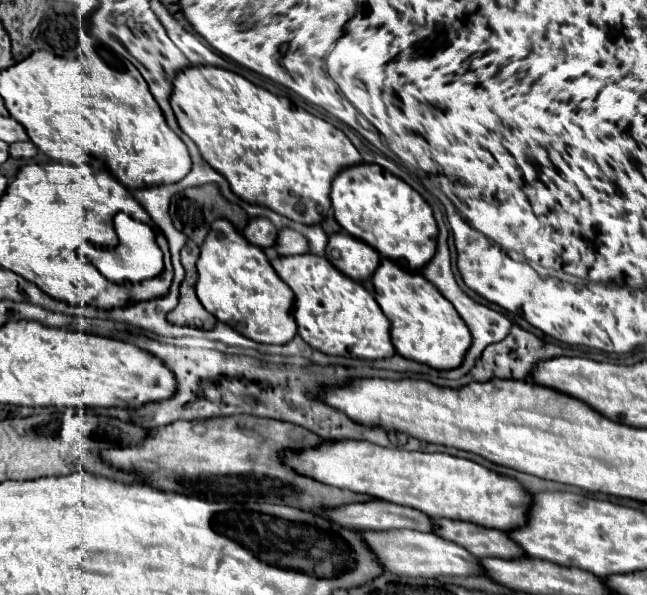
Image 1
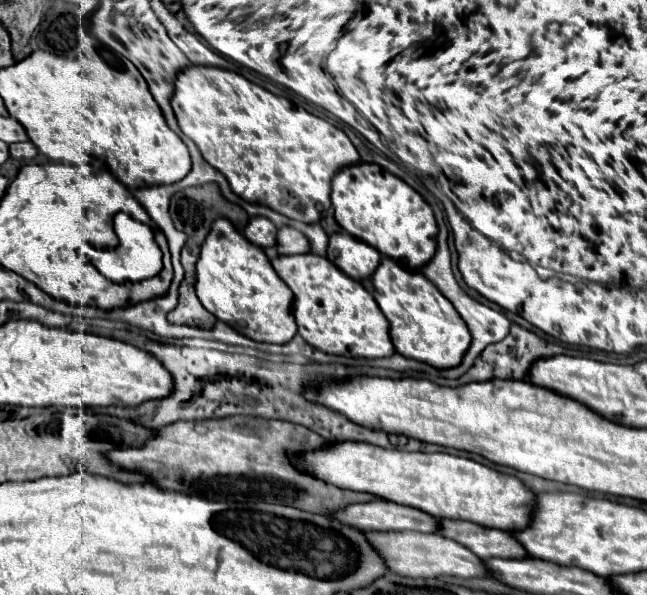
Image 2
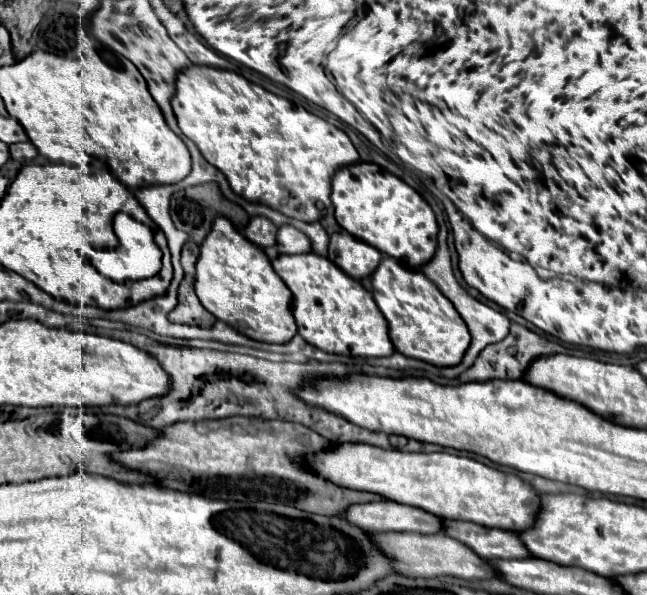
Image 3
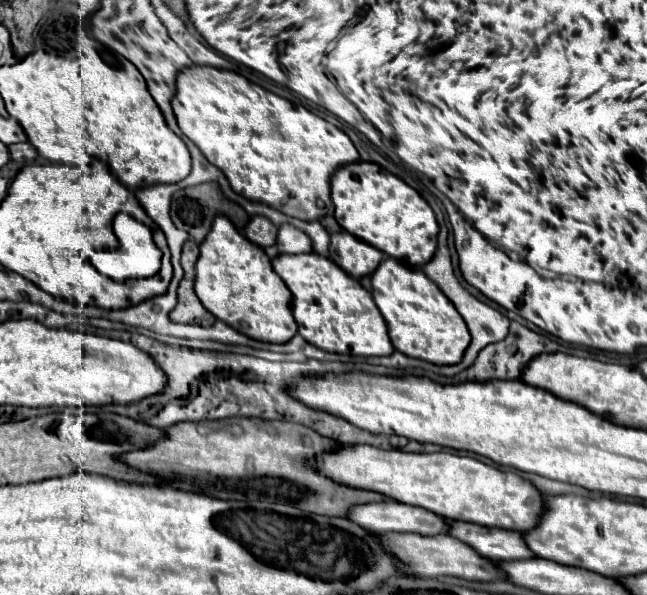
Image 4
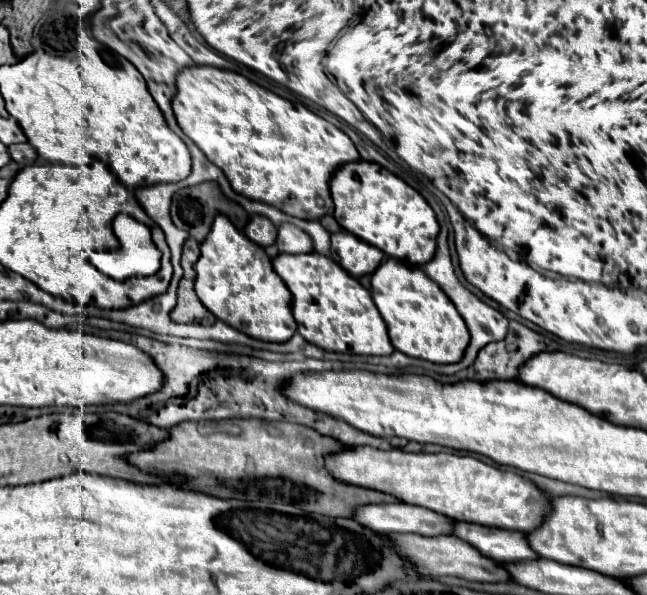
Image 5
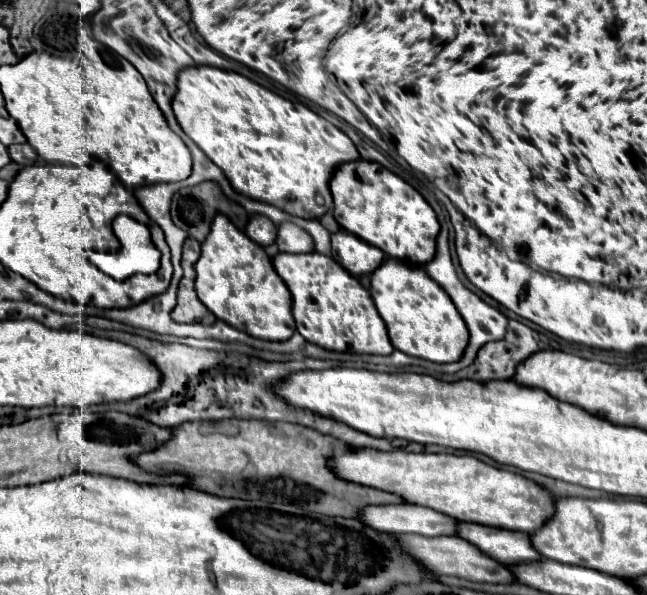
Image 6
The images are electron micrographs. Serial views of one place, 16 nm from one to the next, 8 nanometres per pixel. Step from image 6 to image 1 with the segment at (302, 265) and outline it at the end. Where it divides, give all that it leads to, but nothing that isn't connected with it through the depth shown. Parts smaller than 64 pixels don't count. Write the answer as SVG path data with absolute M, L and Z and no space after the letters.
M316 254L278 256L272 260L276 274L290 286L296 296L298 334L312 348L332 356L354 358L390 358L396 354L388 336L388 318L380 312L374 296L348 276L342 276L330 260Z

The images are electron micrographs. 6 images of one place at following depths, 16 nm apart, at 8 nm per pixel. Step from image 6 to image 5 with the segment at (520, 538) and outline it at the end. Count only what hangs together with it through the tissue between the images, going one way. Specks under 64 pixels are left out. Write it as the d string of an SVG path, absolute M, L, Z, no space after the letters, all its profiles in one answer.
M458 522L454 528L454 536L466 540L474 548L478 548L484 556L490 556L496 562L524 562L540 558L530 548L528 536L524 532Z

